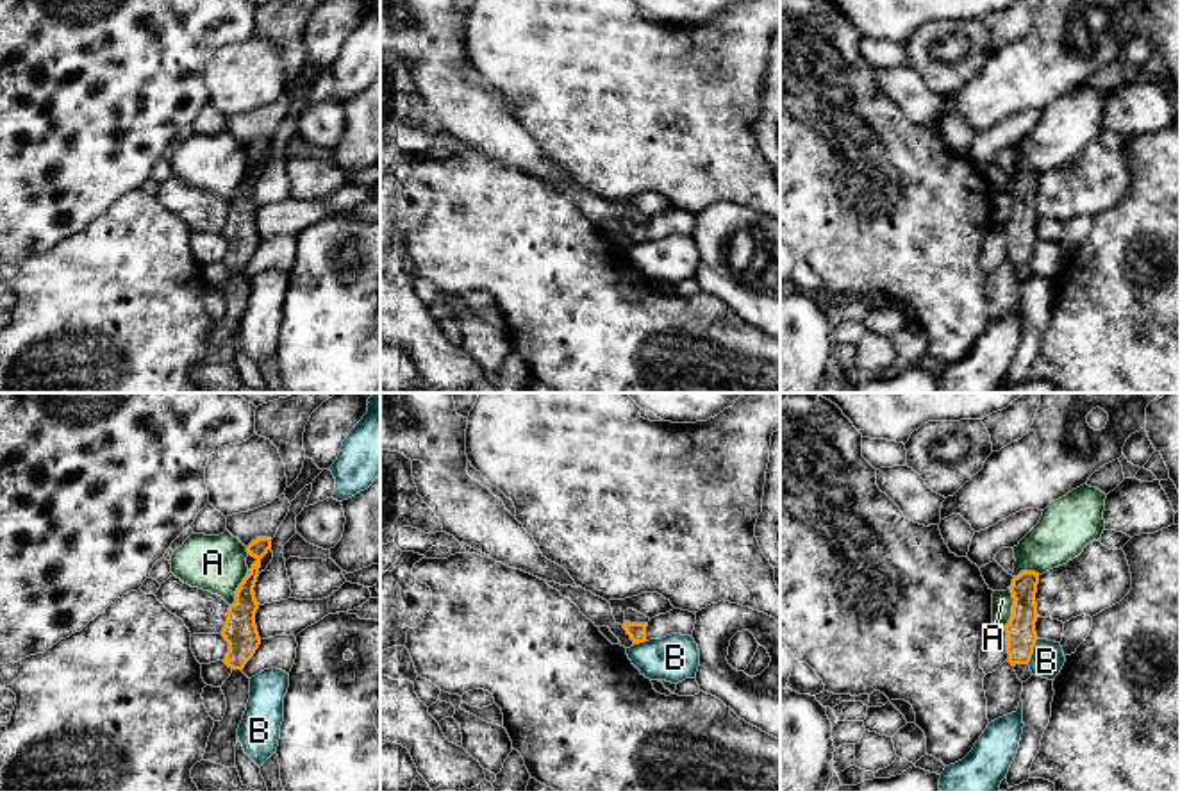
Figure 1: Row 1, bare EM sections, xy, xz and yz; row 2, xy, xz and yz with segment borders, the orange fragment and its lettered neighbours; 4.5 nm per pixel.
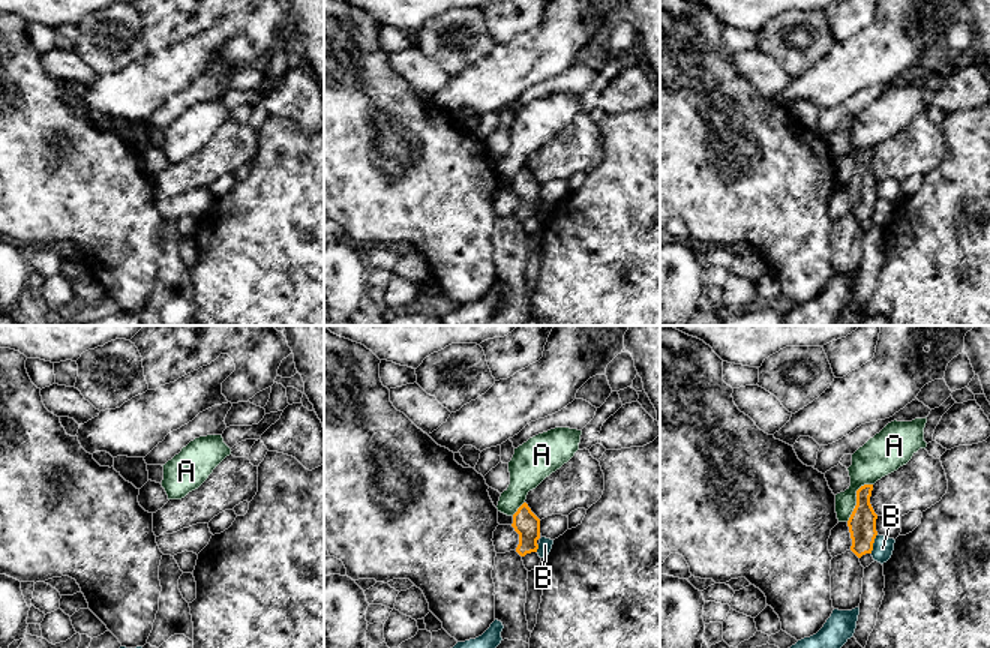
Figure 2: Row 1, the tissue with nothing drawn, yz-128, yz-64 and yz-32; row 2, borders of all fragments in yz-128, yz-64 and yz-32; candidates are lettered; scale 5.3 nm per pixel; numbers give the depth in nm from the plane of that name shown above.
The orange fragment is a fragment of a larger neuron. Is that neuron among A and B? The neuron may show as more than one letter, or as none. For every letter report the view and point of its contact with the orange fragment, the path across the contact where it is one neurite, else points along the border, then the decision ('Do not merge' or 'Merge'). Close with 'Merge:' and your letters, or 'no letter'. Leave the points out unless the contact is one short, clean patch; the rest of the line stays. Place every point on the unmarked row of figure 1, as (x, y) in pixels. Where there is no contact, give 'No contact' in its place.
A: Touches orange at yz (1013, 209). Boundary: yz (1011, 190), (1013, 215), (1004, 227). Do not merge
B: Touches orange at yz (1032, 250). Do not merge
Merge: no letter

